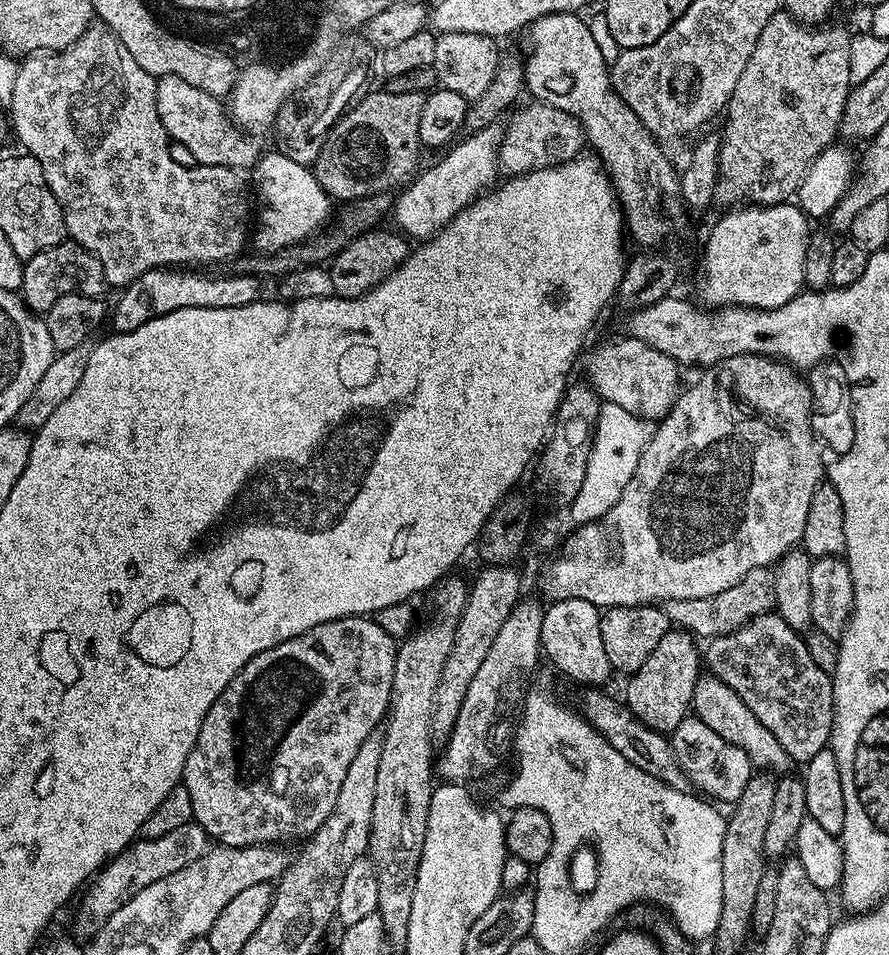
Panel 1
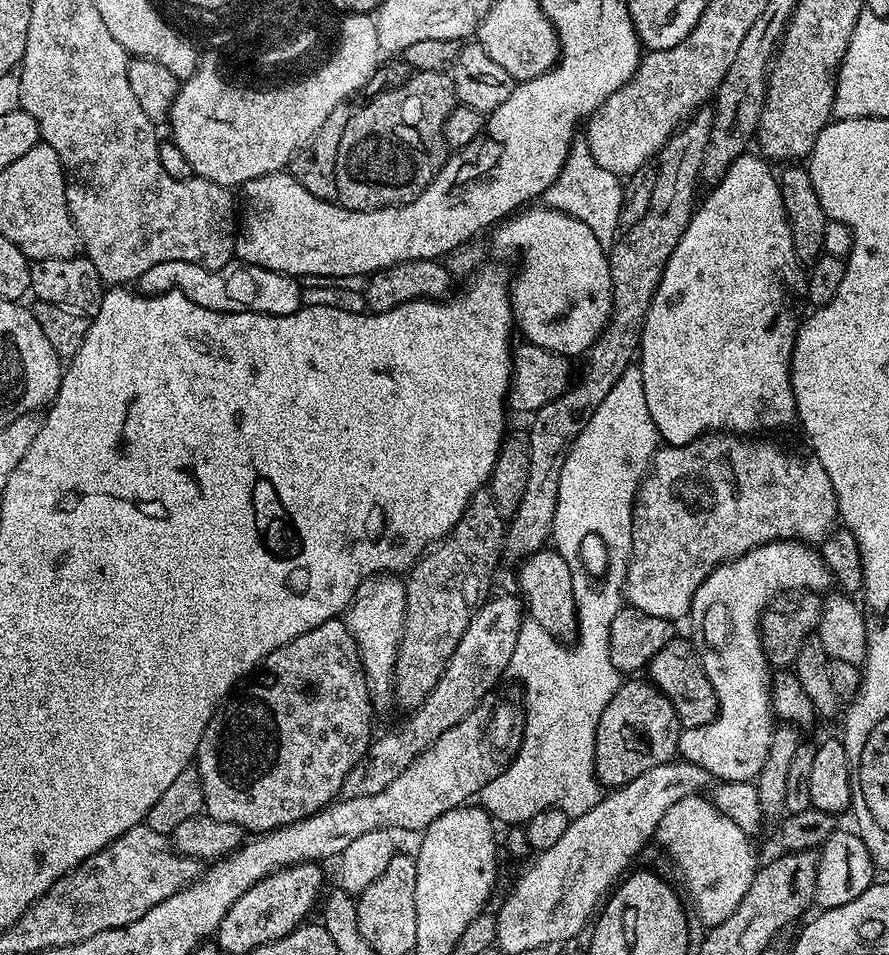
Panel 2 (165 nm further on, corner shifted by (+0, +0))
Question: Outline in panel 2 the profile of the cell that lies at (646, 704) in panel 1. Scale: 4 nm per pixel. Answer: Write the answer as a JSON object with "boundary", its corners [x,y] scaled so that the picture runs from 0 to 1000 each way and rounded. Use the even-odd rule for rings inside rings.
{"boundary":[[[706,710],[682,735],[670,765],[670,815],[681,826],[713,819],[727,806],[753,799],[765,782],[767,761],[754,731],[728,711]]]}

